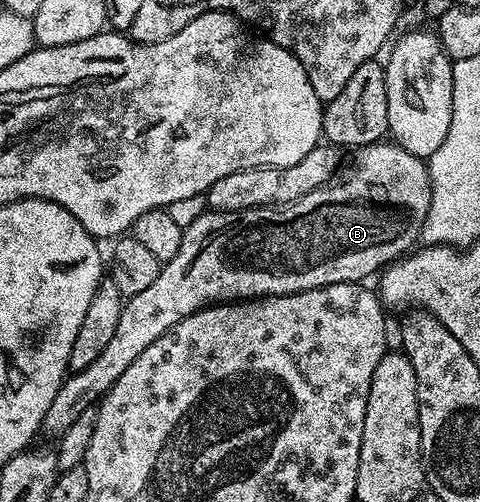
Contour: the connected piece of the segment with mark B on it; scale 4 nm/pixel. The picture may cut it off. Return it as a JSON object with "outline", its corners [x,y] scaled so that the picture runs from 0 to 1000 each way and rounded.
{"outline":[[[821,285],[752,289],[738,299],[738,305],[740,315],[725,329],[721,323],[713,331],[702,357],[679,369],[667,369],[665,375],[652,380],[644,380],[644,388],[627,388],[627,396],[619,396],[610,404],[552,416],[485,420],[483,424],[433,420],[421,424],[392,456],[383,456],[377,492],[369,492],[369,508],[360,508],[360,516],[338,522],[327,556],[319,556],[319,566],[304,580],[294,580],[288,588],[277,588],[258,598],[252,637],[244,641],[244,659],[235,659],[235,675],[227,675],[227,685],[219,691],[219,699],[210,699],[210,707],[202,707],[202,715],[194,715],[194,723],[179,727],[167,743],[148,743],[133,757],[131,769],[123,773],[119,787],[110,795],[110,803],[102,803],[102,819],[94,819],[88,861],[92,865],[108,863],[108,867],[121,867],[144,859],[144,849],[160,837],[160,827],[169,827],[169,819],[192,813],[213,793],[215,785],[229,779],[235,763],[244,763],[244,755],[252,755],[254,743],[267,735],[269,723],[277,723],[277,715],[285,715],[285,707],[294,707],[294,699],[302,699],[302,691],[310,691],[310,683],[319,683],[319,675],[344,667],[344,659],[352,659],[352,651],[377,643],[377,635],[402,627],[413,616],[429,616],[450,604],[481,604],[496,596],[583,592],[596,584],[625,584],[627,580],[658,576],[660,572],[685,572],[694,564],[727,564],[729,560],[748,564],[765,556],[756,552],[769,550],[771,544],[775,548],[788,546],[792,538],[813,528],[817,520],[842,510],[867,486],[863,480],[871,482],[875,478],[881,446],[885,444],[885,428],[894,424],[898,351],[890,339],[890,321],[869,309],[852,309],[852,301],[844,301],[835,291]]]}

